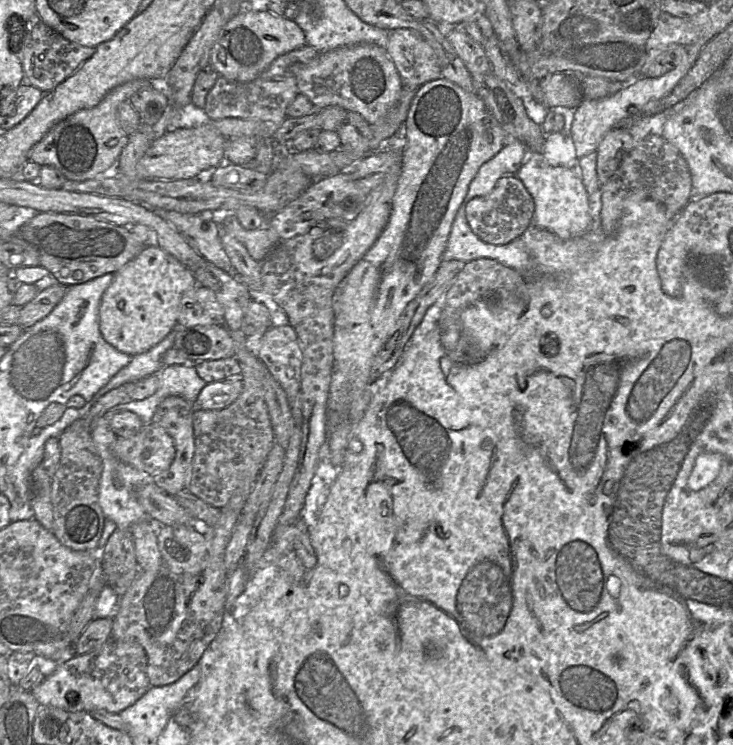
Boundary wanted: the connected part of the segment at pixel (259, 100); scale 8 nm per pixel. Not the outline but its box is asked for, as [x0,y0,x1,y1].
[204,44,319,124]

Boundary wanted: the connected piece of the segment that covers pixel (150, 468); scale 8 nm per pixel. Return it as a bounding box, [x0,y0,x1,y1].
[111,424,175,476]

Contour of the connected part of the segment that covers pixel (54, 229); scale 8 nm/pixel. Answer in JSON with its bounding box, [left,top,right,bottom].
[16,213,146,286]

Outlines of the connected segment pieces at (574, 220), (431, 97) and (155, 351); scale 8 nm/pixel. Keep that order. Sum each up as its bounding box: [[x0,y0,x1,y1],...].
[[517,151,594,239],[327,77,515,435],[93,327,176,402]]

